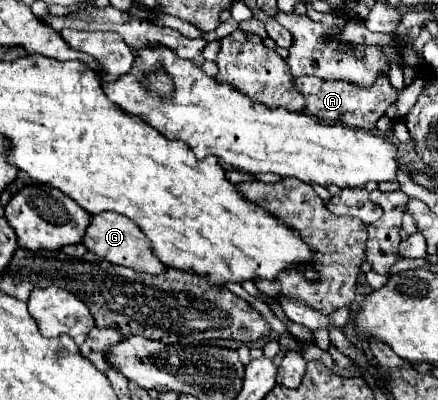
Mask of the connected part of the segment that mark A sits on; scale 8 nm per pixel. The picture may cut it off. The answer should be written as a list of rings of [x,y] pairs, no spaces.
[[[382,75],[370,89],[354,89],[354,85],[346,85],[346,81],[318,81],[316,77],[298,77],[296,85],[298,91],[306,97],[306,111],[312,117],[322,123],[340,123],[352,129],[374,129],[376,121],[398,97],[398,91],[392,89],[386,75]]]

